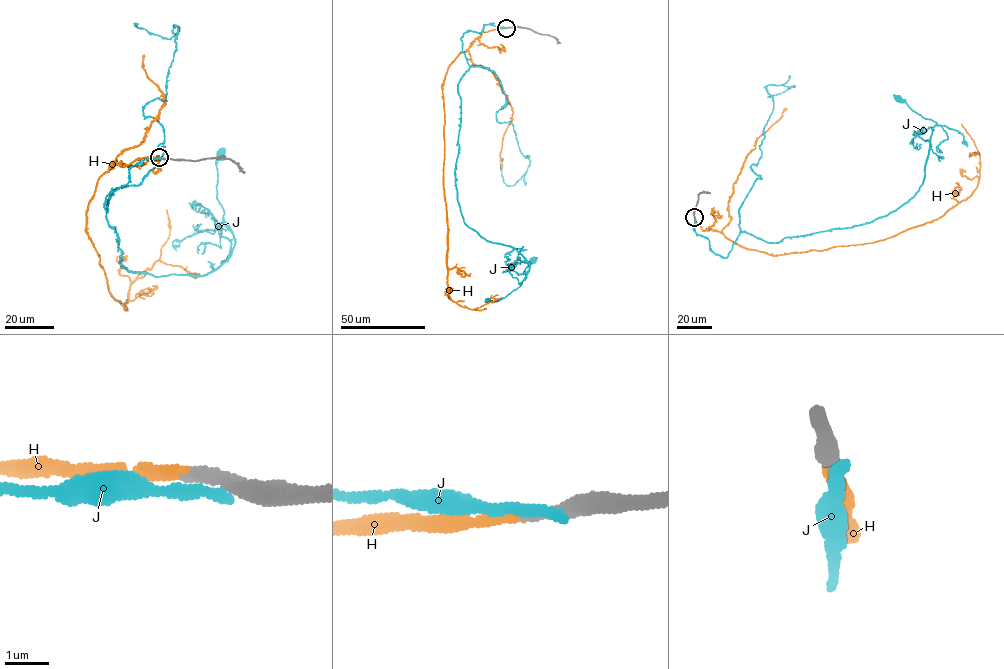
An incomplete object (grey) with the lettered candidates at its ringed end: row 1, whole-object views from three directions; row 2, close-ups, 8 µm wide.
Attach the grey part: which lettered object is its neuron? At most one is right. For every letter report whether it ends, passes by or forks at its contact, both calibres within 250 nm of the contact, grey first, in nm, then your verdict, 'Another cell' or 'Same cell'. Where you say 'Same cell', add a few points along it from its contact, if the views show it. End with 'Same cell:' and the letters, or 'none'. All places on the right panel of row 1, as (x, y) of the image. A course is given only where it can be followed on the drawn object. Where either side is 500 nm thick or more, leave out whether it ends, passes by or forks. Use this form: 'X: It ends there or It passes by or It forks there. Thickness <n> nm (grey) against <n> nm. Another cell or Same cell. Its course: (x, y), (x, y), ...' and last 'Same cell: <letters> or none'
H: It ends there. Thickness 320 nm (grey) against 240 nm. Same cell. Its course: (694, 218), (702, 230), (774, 255), (872, 243), (939, 218), (968, 196), (980, 162), (979, 152), (969, 156)
J: It ends there. Thickness 440 nm (grey) against 240 nm. Another cell
Same cell: H

